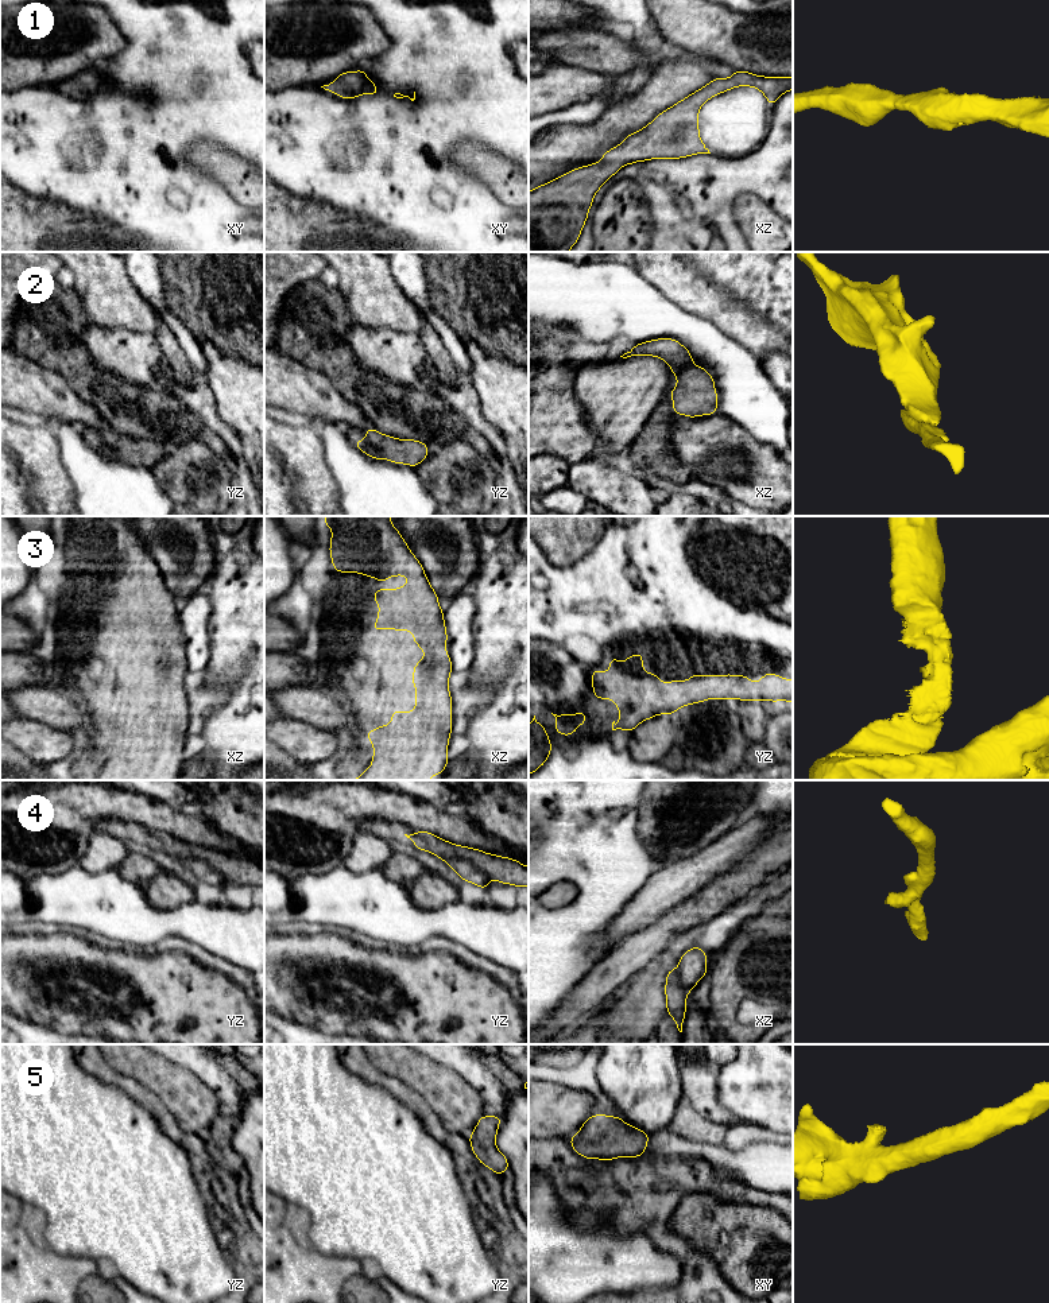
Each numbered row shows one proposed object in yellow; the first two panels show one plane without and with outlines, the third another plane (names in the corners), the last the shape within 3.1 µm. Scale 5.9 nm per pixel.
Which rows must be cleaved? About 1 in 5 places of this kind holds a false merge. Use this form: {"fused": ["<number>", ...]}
{"fused": ["4"]}

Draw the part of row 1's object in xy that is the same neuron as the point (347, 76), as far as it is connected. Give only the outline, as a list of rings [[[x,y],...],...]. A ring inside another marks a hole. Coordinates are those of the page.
[[[363,69],[357,71],[344,71],[333,82],[321,88],[345,100],[379,93],[379,88],[367,77]]]

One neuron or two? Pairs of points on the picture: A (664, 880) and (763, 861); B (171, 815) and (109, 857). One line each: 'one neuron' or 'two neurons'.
A: two neurons
B: two neurons

